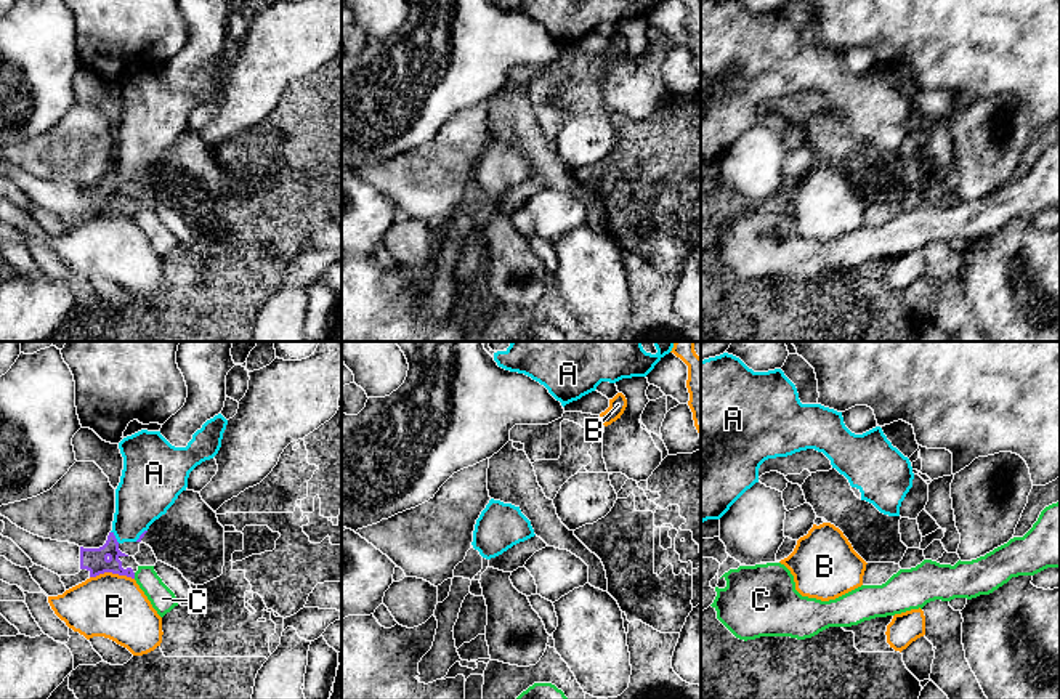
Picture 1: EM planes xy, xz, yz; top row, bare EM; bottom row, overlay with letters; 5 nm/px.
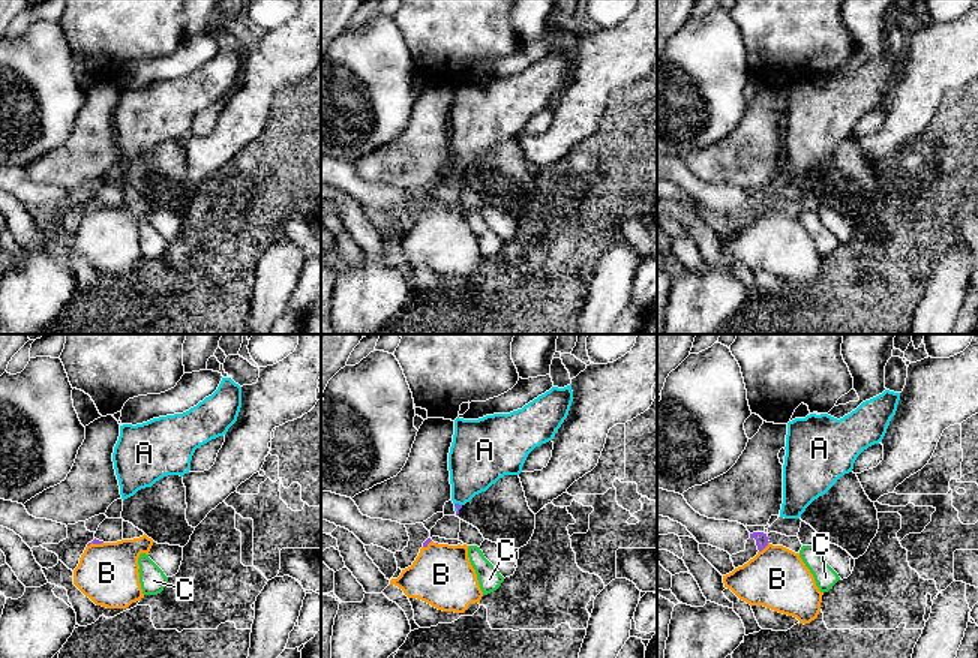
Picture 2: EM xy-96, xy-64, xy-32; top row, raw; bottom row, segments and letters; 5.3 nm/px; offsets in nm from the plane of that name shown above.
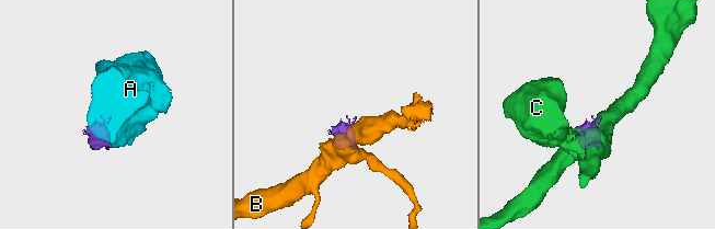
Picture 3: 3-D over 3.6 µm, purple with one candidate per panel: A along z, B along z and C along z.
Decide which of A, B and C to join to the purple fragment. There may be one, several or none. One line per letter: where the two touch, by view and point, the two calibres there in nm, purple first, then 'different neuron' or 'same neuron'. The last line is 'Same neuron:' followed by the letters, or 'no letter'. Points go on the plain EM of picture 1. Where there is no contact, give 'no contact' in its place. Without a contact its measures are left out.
A: xy (114, 178) | 130/260 nm | same neuron
B: xy (113, 214) | 130/320 nm | different neuron
C: xy (133, 217) | 130/120 nm | different neuron
Same neuron: A

